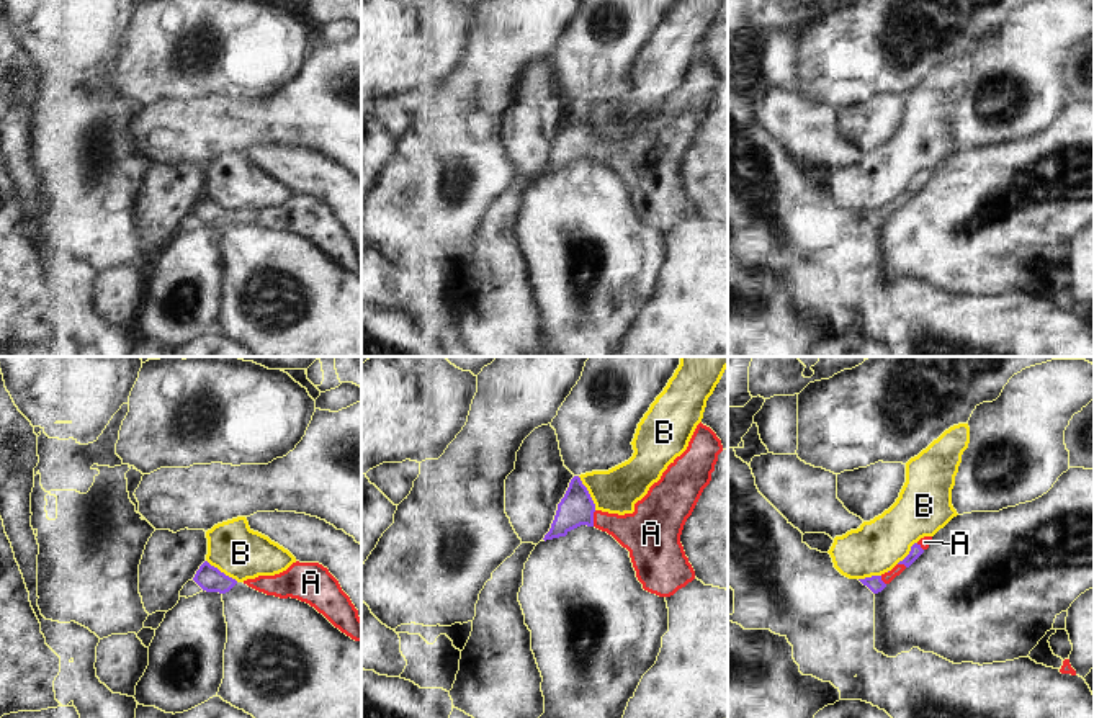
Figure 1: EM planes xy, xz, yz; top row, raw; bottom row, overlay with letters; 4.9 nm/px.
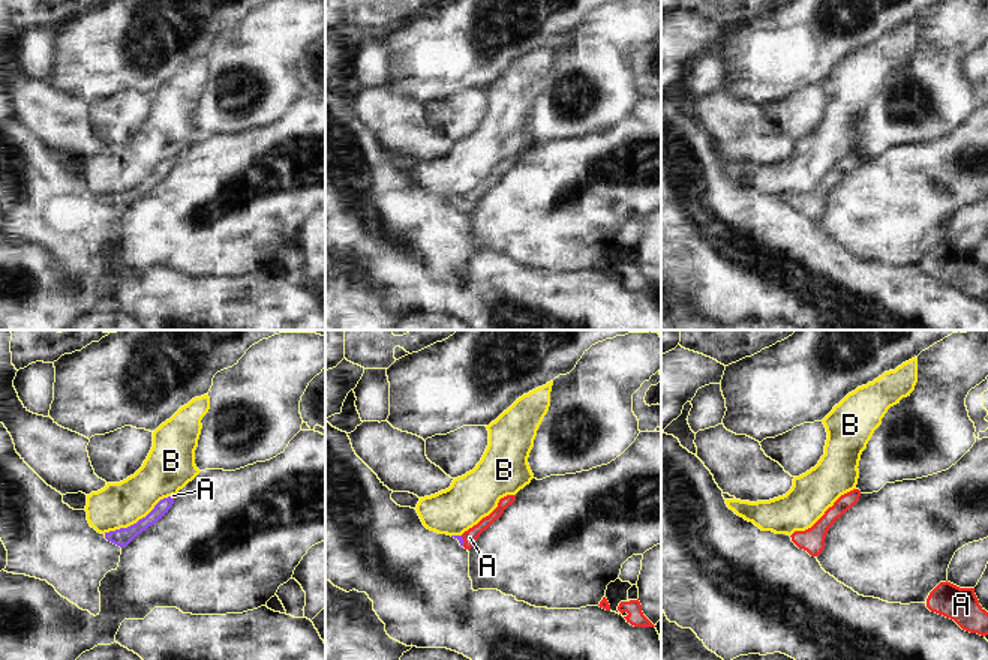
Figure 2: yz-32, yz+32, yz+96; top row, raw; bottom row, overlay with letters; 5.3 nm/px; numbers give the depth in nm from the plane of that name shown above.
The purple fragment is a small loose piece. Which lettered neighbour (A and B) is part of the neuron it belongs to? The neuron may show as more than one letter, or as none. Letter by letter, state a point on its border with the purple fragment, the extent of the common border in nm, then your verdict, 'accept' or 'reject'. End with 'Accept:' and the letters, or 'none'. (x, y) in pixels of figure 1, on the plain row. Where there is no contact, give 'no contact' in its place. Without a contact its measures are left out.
A: xz (592, 152) | 80 nm | accept
B: xz (587, 126) | 190 nm | reject
Accept: A

